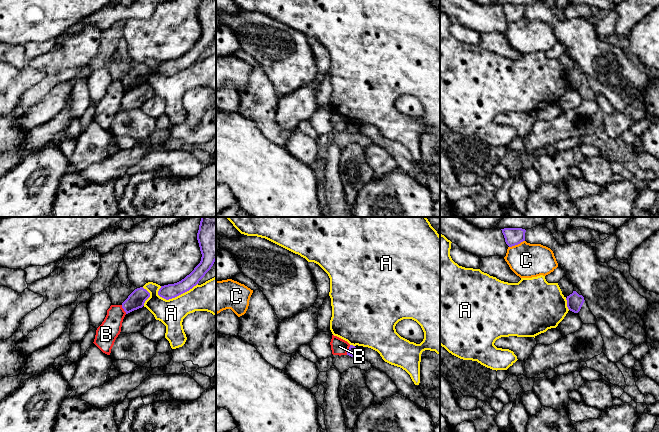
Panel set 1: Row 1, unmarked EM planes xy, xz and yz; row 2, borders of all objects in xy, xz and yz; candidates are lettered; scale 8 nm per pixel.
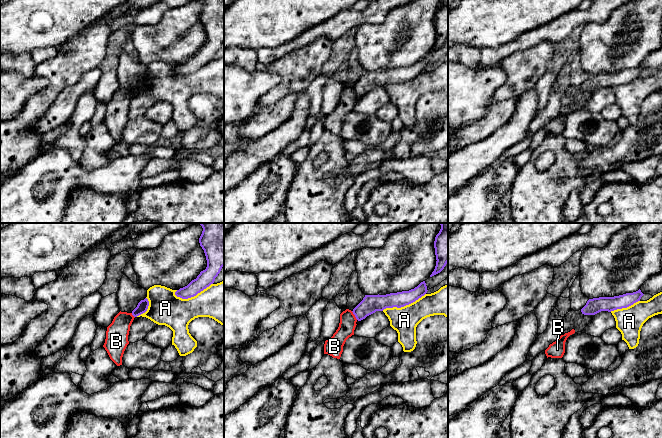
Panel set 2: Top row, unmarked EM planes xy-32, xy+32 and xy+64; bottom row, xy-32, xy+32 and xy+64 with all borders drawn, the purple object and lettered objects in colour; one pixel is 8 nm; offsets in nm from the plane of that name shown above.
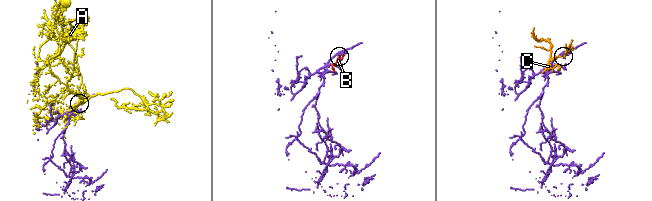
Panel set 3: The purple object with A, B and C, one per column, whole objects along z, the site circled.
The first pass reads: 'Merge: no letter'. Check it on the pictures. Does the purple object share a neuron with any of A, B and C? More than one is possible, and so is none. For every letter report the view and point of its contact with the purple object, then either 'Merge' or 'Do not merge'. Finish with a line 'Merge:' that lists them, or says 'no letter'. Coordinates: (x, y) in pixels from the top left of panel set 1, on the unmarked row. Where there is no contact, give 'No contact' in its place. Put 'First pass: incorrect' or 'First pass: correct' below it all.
A: Touches purple at xy (177, 71). Do not merge
B: Touches purple at xz (348, 126). Do not merge
C: Touches purple at yz (516, 20). Do not merge
Merge: no letter
First pass: correct

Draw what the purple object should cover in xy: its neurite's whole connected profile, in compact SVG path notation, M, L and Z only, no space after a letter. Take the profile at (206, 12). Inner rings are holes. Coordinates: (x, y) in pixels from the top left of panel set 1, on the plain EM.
M200 0L197 16L202 30L200 39L181 57L161 62L160 73L169 76L189 67L213 42L216 37L216 0Z

